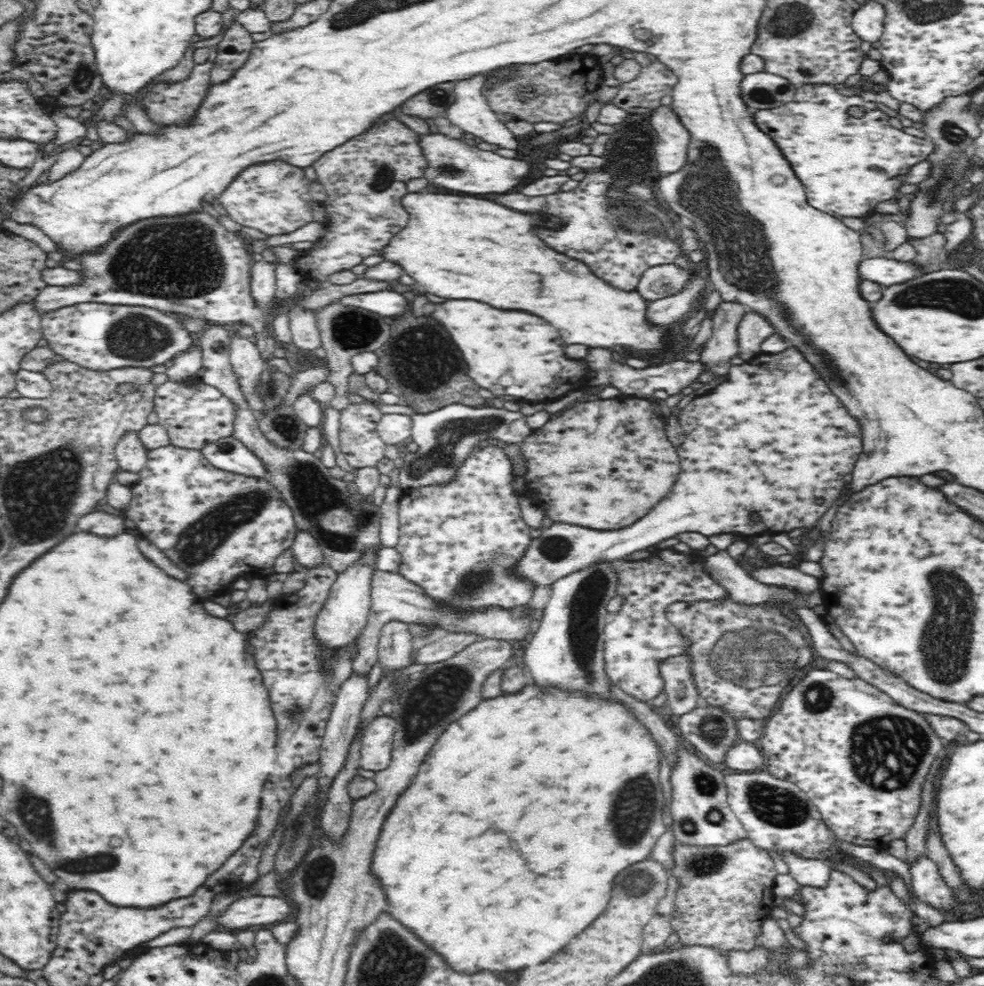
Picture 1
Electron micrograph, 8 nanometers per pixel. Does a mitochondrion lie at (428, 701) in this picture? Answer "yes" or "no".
yes

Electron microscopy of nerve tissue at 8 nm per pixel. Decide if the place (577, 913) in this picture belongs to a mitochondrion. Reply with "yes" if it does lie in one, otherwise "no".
no

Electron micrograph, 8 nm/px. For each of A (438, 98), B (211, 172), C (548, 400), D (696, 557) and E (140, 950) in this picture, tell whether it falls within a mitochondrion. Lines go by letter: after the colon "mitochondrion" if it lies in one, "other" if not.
A: mitochondrion
B: other
C: other
D: other
E: other

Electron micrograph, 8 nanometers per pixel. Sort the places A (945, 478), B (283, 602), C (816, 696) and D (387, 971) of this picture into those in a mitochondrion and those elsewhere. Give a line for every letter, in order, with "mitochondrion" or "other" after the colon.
A: other
B: other
C: mitochondrion
D: mitochondrion

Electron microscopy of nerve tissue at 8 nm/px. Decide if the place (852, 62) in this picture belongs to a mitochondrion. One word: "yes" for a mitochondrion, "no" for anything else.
no

